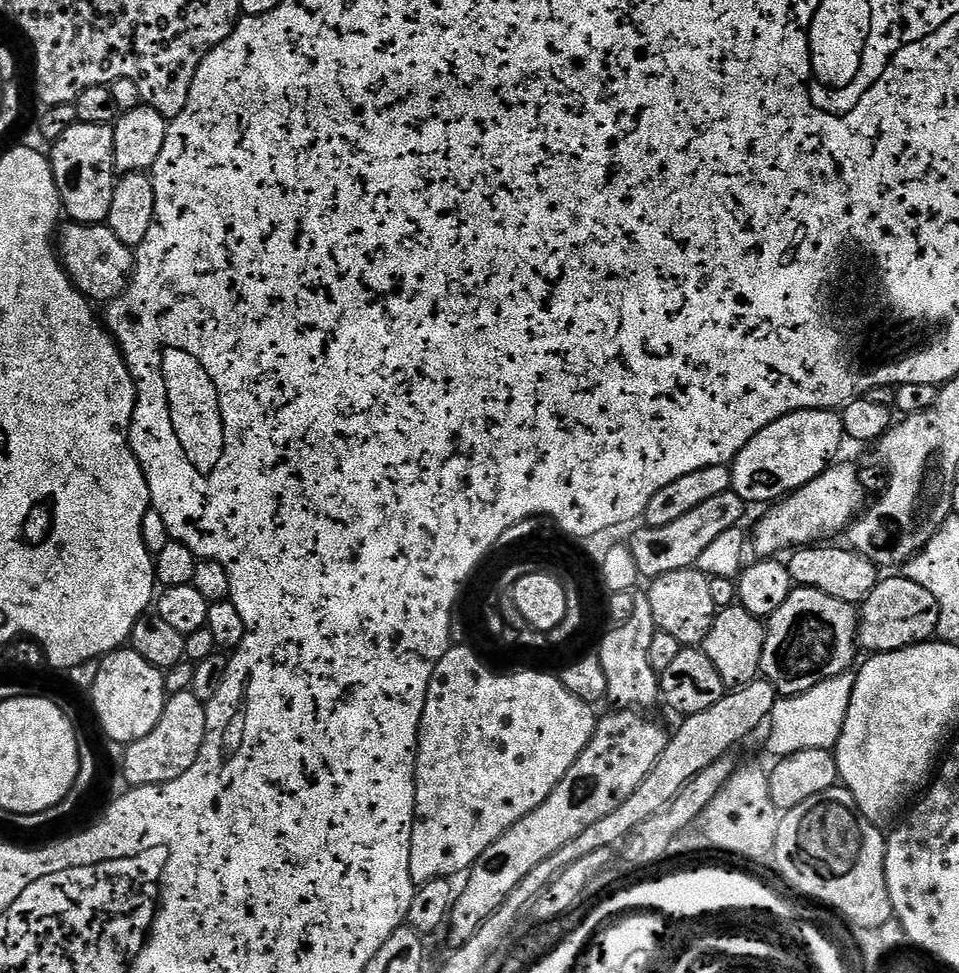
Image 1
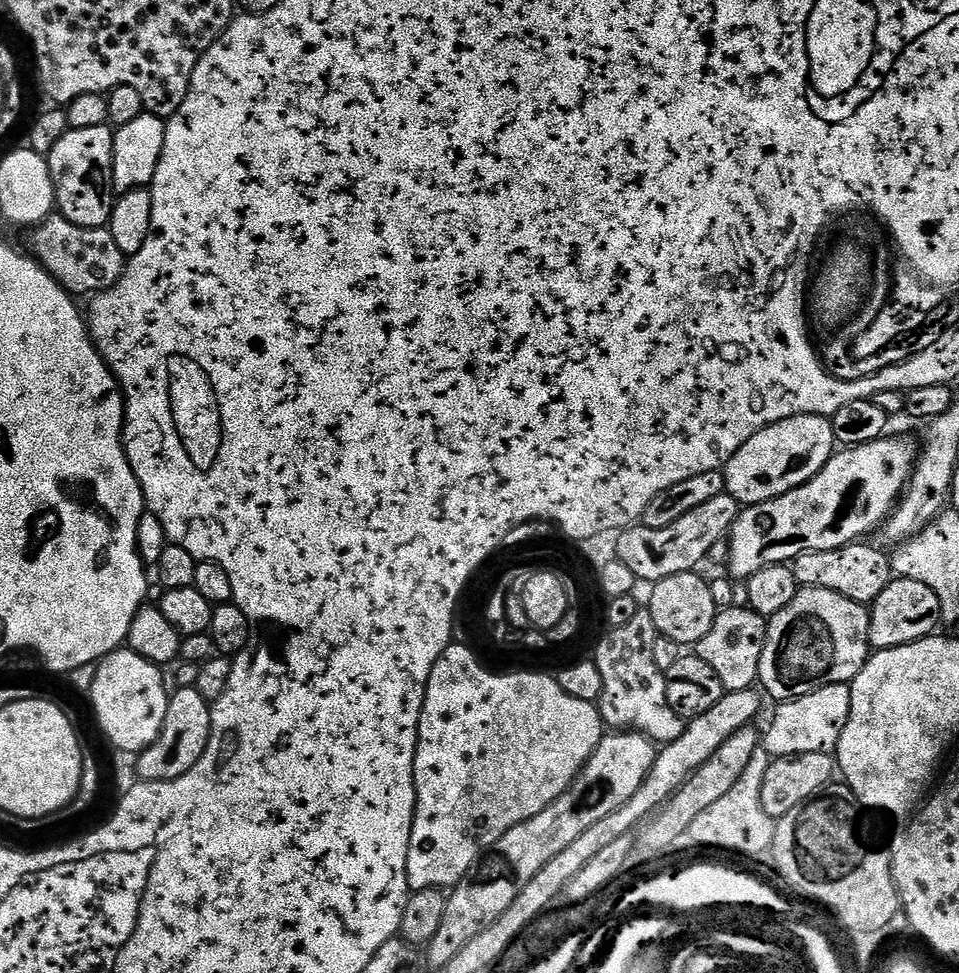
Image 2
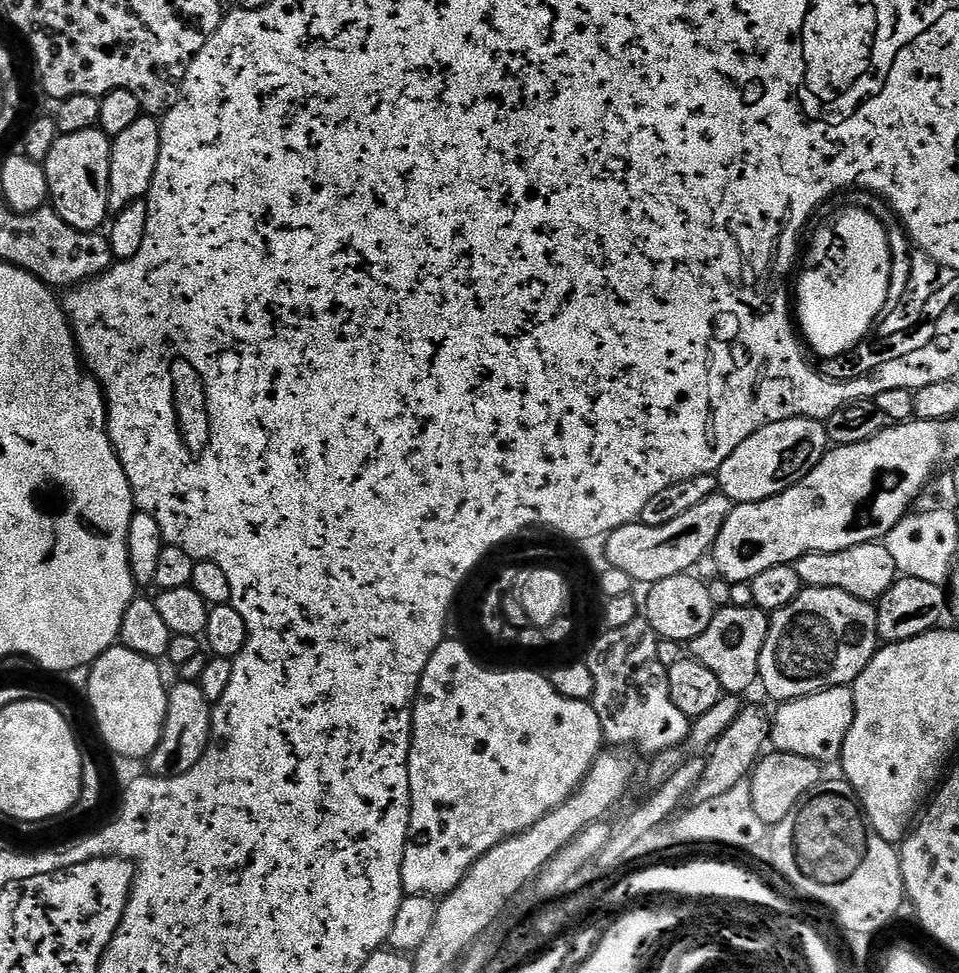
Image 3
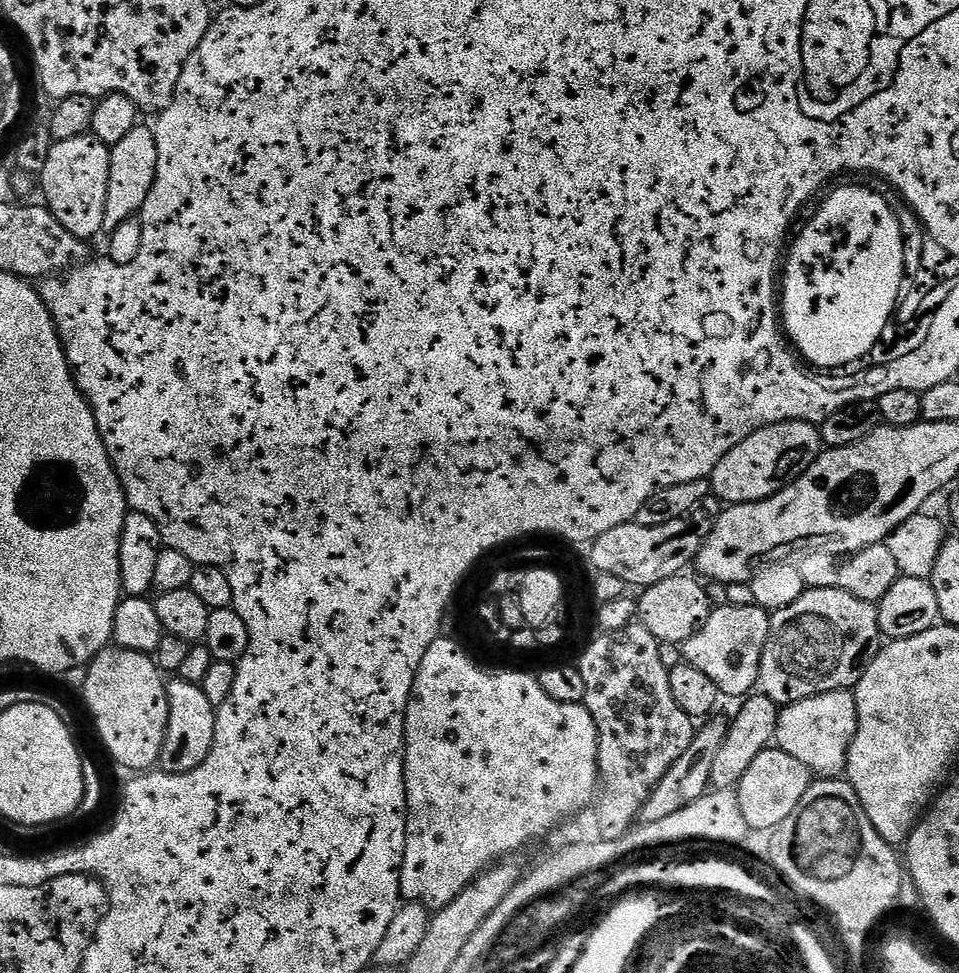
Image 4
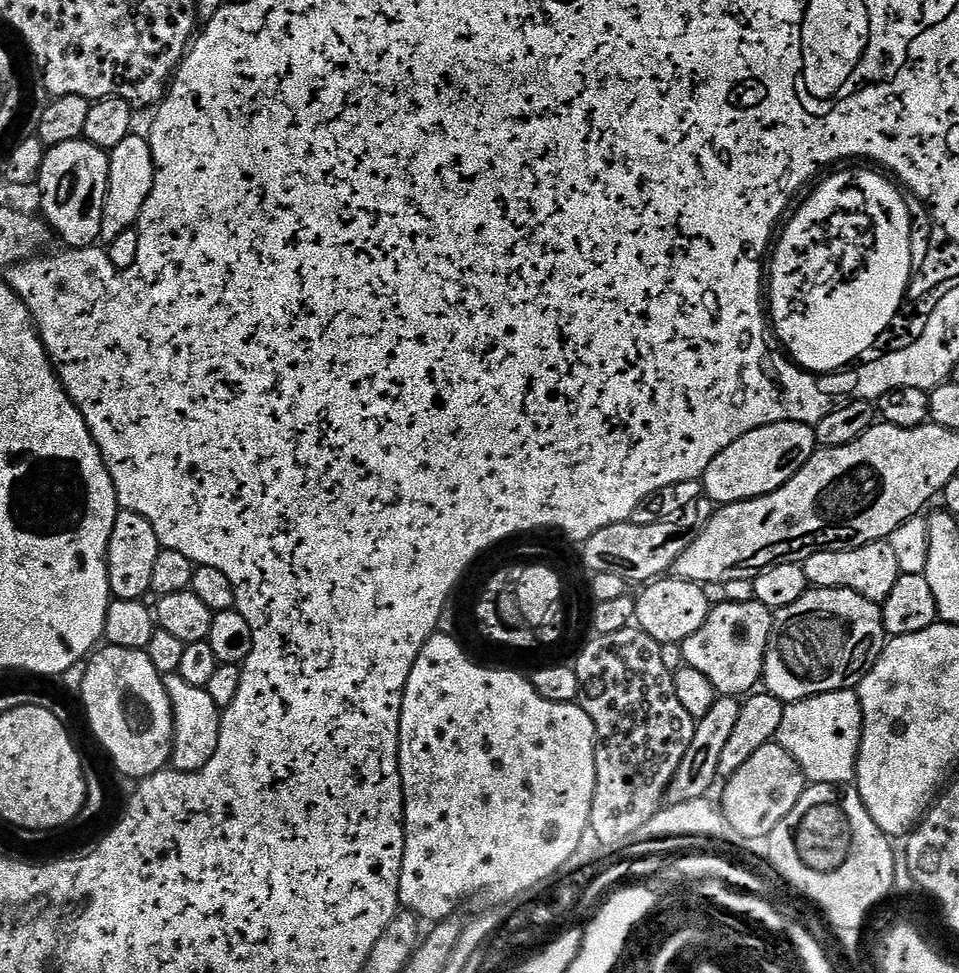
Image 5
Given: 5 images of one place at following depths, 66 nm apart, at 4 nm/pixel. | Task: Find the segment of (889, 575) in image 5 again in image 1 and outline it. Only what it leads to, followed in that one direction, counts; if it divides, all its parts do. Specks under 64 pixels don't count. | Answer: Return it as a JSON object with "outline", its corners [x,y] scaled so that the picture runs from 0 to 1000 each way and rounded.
{"outline":[[[856,557],[829,564],[820,576],[826,599],[835,604],[857,606],[857,610],[865,610],[865,615],[874,615],[874,619],[896,623],[903,615],[907,615],[907,610],[918,599],[919,585],[897,567],[883,561],[871,563],[870,560],[868,557]]]}

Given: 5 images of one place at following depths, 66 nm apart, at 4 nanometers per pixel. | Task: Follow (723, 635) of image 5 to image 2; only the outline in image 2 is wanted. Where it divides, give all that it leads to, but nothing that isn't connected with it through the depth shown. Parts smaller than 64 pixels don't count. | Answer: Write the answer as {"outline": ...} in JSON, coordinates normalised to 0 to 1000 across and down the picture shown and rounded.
{"outline":[[[764,623],[748,628],[745,643],[740,643],[740,652],[732,656],[732,660],[724,663],[725,673],[736,680],[736,684],[745,688],[745,693],[753,697],[756,711],[778,709],[789,702],[795,680],[795,668],[799,664],[801,637],[779,623]]]}

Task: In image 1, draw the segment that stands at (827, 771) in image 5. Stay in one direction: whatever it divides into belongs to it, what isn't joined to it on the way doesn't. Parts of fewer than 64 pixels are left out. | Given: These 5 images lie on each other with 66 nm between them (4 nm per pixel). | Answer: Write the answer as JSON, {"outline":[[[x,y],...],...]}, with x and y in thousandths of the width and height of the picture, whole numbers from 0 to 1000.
{"outline":[[[887,690],[861,697],[845,709],[831,715],[810,718],[799,745],[801,773],[805,779],[823,777],[832,771],[868,771],[878,754],[882,742],[882,730],[886,730],[886,717],[891,713],[892,694]]]}

